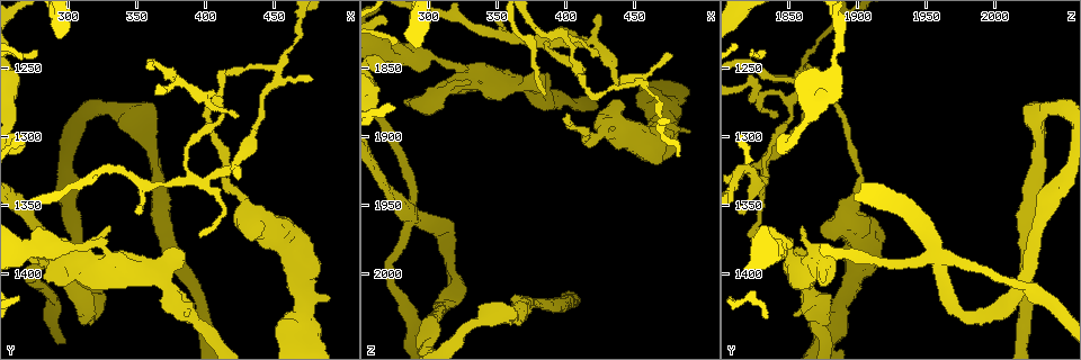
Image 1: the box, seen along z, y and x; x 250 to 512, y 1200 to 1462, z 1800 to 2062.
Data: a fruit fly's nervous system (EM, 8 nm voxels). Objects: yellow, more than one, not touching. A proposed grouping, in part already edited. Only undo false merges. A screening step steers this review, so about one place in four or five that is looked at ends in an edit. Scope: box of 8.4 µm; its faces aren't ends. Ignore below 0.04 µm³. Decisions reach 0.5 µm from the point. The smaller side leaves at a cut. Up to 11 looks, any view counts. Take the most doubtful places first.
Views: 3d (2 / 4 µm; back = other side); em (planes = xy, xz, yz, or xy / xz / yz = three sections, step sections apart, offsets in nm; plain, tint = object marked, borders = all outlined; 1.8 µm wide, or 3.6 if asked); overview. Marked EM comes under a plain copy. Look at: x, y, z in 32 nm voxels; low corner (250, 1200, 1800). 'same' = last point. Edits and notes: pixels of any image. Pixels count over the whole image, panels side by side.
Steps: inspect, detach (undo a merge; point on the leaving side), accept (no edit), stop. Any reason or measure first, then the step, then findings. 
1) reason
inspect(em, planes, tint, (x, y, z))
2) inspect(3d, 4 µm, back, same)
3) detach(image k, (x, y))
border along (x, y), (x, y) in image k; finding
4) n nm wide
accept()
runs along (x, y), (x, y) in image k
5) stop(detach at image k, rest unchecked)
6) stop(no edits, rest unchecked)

four-way junction
inspect(em, xy, step 4, tint, (290, 1388, 1962))

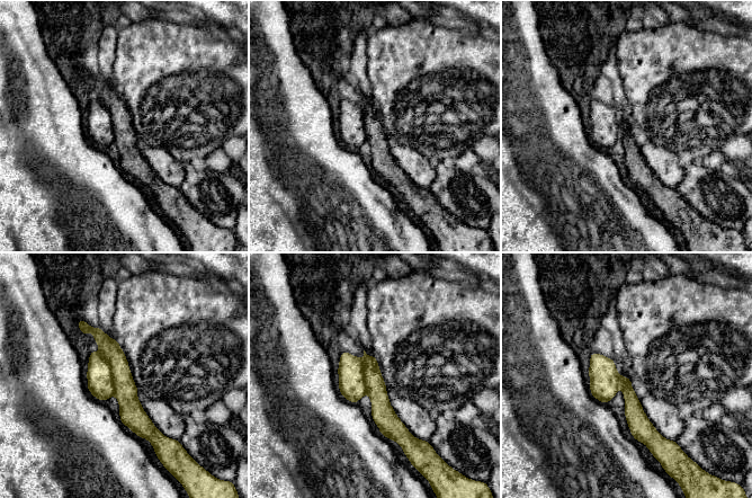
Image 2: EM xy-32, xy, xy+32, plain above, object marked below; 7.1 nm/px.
inspect(em, planes, tint, same)

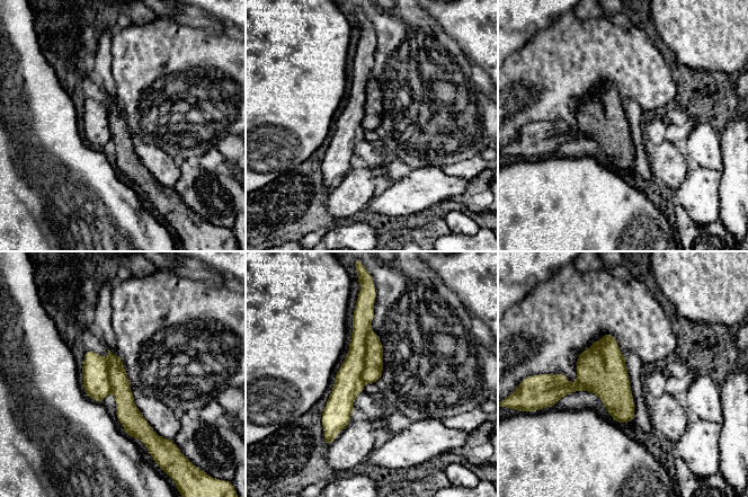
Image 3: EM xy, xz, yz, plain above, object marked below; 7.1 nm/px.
detach(image 3, (348, 384))
two cells meet here

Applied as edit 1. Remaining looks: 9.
thick turns thin
inspect(3d, 4 µm, (456, 1380, 1904))

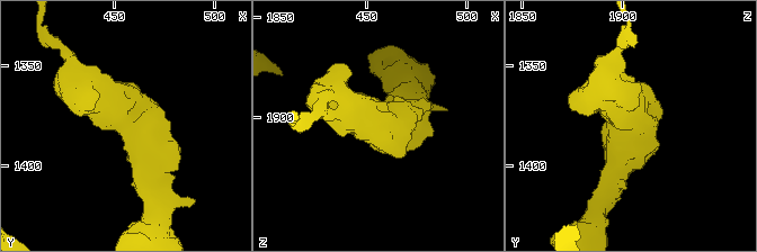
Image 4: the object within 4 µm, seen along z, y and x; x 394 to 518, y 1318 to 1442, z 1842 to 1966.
need the tissue
inspect(em, 3.6 µm, planes, tint, (455, 1379, 1905))

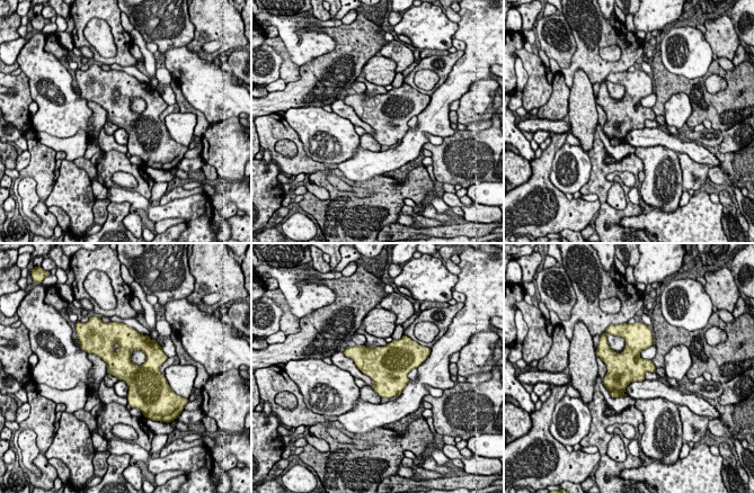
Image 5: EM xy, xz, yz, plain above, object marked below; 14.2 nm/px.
accept()
all the same cell

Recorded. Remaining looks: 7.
inspect(overview)

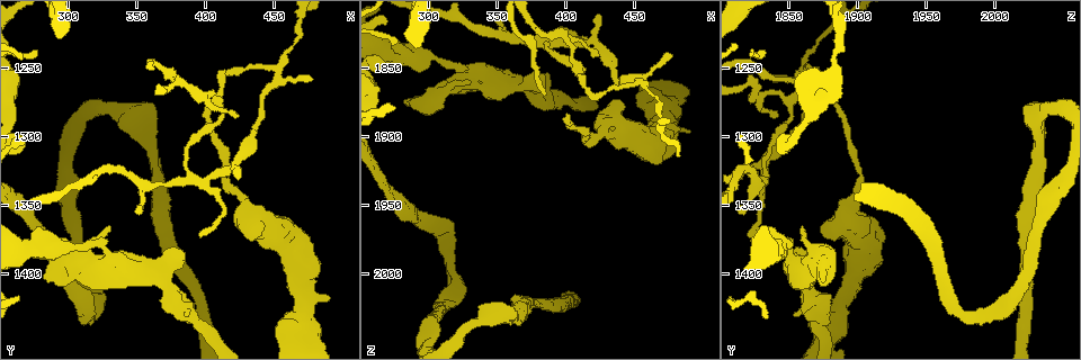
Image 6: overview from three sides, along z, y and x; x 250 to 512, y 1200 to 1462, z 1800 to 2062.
side arm on a straight run
inspect(3d, 2 µm, (388, 1328, 1834))

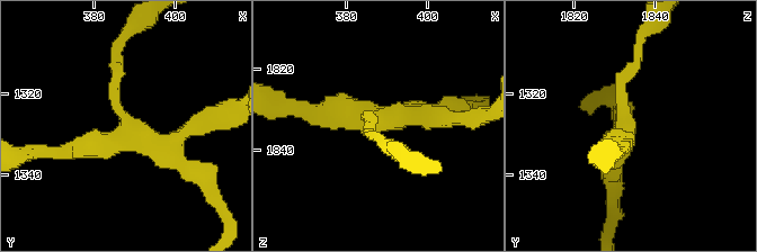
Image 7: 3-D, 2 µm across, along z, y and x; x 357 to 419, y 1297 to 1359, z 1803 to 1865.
now the EM
inspect(em, planes, tint, (388, 1329, 1832))

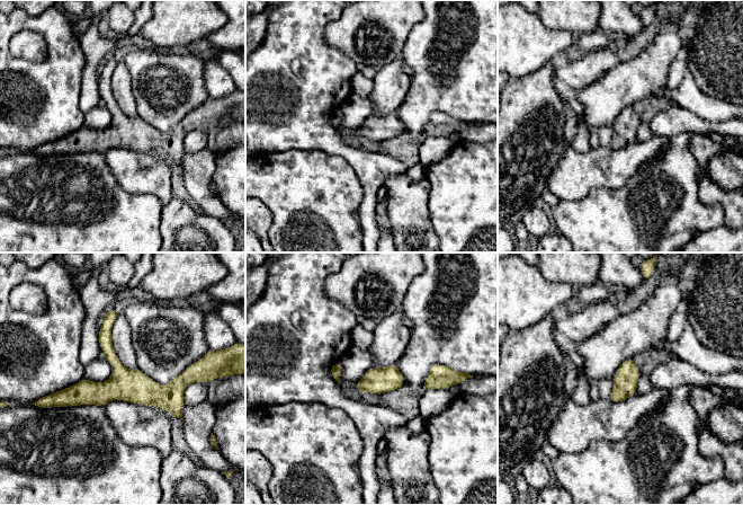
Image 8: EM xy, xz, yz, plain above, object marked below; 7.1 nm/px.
180 nm wide
accept()
runs along (187, 373), (170, 391), (54, 396) in image 8; continuous, no second cell

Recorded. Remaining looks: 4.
branch point
inspect(em, planes, tint, (344, 1400, 1856))

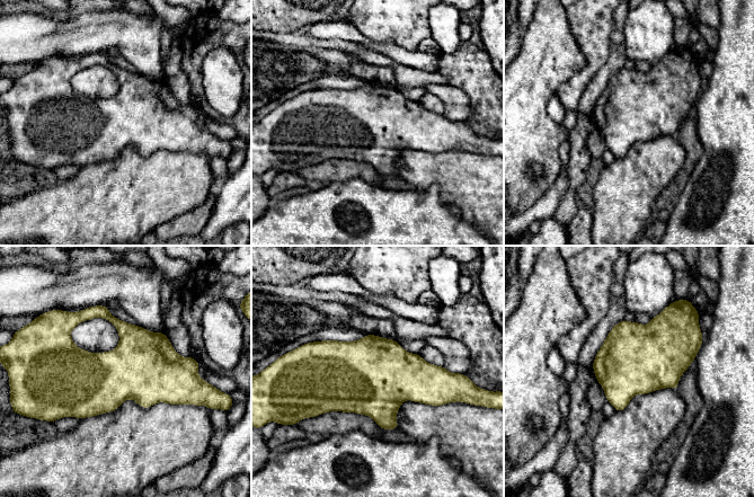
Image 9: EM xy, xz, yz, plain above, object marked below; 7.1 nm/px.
500 nm wide
accept()
one cell here

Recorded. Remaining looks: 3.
stop(detach at image 3, rest unchecked)

